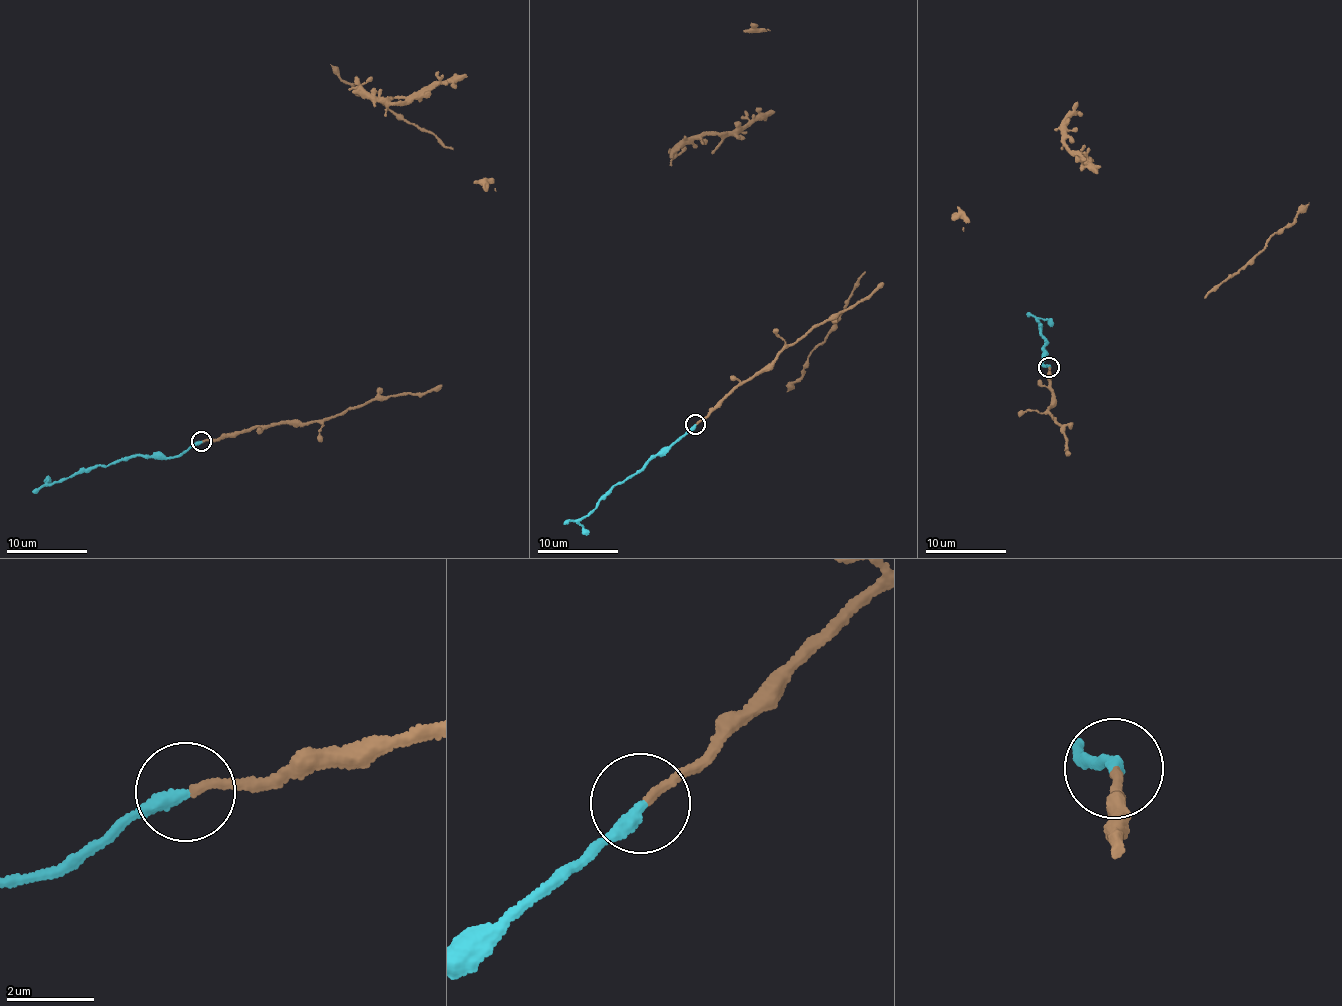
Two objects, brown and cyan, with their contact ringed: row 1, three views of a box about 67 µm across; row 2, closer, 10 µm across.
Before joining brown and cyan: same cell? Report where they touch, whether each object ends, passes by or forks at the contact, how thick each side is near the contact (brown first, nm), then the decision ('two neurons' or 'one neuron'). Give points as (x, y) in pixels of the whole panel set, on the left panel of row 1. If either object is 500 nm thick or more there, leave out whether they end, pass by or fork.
at (201, 441); brown ends there; cyan ends there; 190 nm thick on the brown side, 280 nm on the other; one neuron

